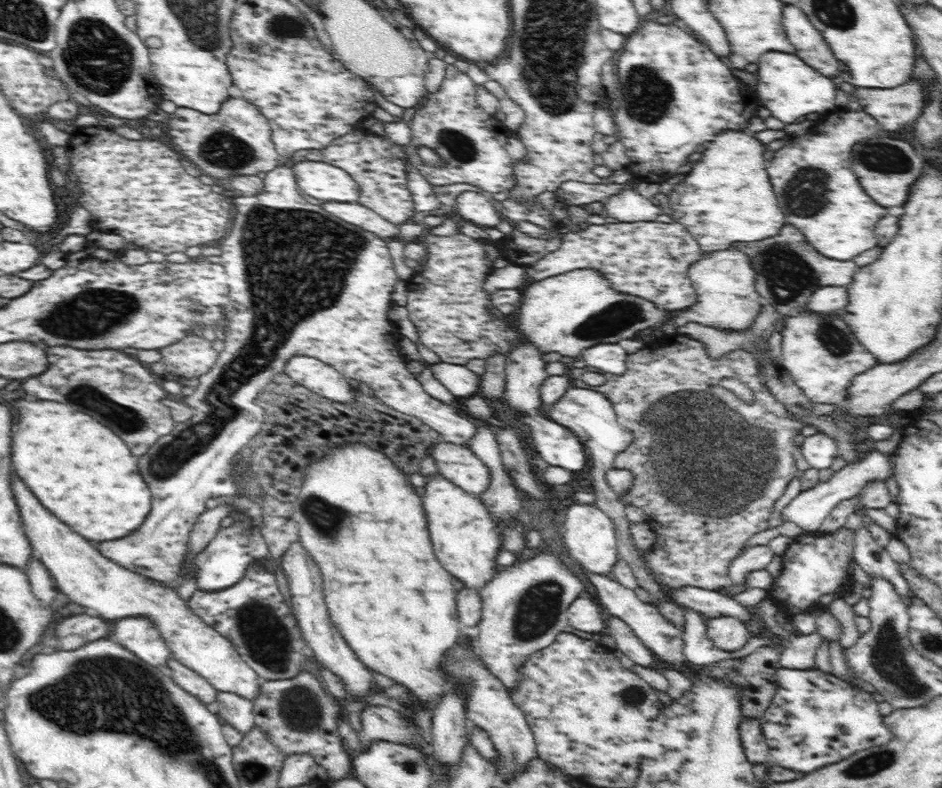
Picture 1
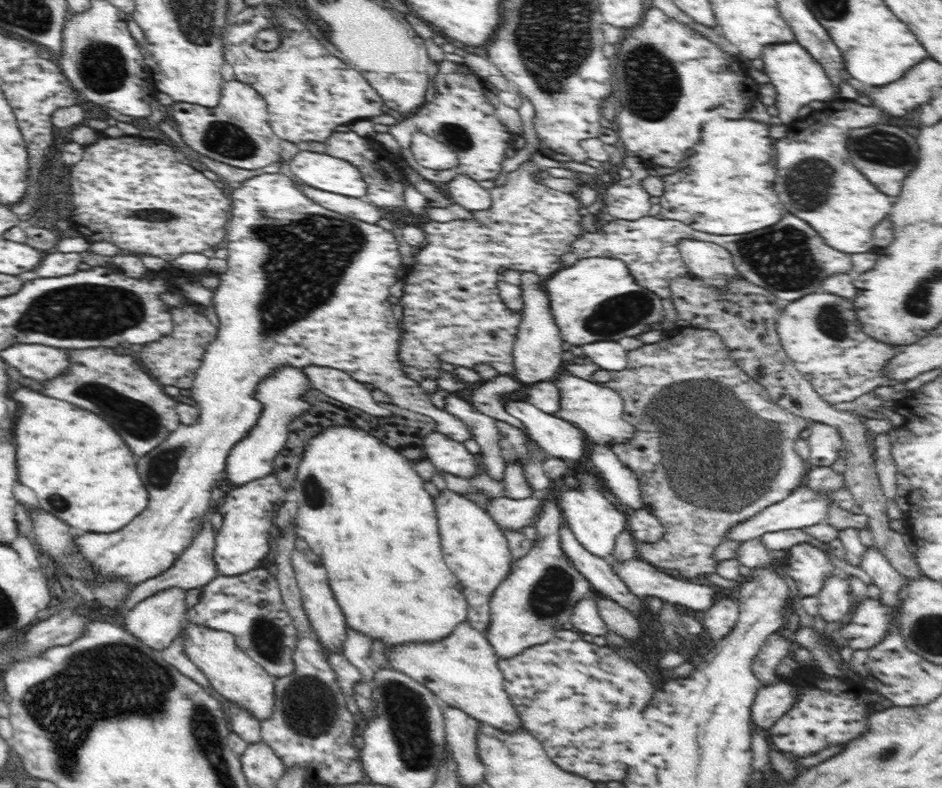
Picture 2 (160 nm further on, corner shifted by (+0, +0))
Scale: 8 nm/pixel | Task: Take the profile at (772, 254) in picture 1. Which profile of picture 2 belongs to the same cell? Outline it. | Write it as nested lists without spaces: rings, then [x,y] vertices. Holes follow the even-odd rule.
[[[784,214],[782,220],[776,226],[768,226],[766,230],[758,230],[758,234],[735,235],[703,233],[690,228],[687,224],[669,219],[658,220],[658,218],[652,216],[646,216],[639,220],[616,219],[610,223],[599,222],[596,232],[588,231],[580,234],[572,242],[572,250],[561,256],[560,261],[562,261],[563,267],[569,267],[578,260],[582,260],[582,258],[593,256],[612,257],[624,261],[636,283],[642,286],[645,291],[652,291],[663,299],[672,299],[673,305],[682,320],[689,322],[692,327],[710,329],[718,334],[722,342],[725,342],[725,346],[729,350],[729,356],[737,362],[737,365],[746,374],[750,375],[750,378],[759,382],[782,408],[788,409],[788,412],[792,415],[805,418],[809,422],[822,422],[822,424],[828,424],[836,428],[840,437],[842,437],[842,446],[847,450],[845,456],[847,459],[846,469],[843,472],[845,486],[852,493],[856,504],[861,507],[860,512],[863,513],[859,514],[868,516],[868,529],[874,537],[875,546],[880,553],[886,556],[886,560],[890,561],[896,571],[904,575],[907,580],[915,579],[922,574],[914,555],[909,551],[908,536],[904,536],[890,527],[891,519],[886,513],[888,499],[886,499],[882,485],[878,480],[878,473],[876,473],[874,464],[875,458],[872,450],[868,448],[868,434],[866,434],[868,429],[863,424],[862,418],[855,413],[850,413],[850,411],[837,410],[816,393],[810,382],[802,377],[794,363],[786,356],[775,330],[775,322],[778,322],[778,315],[783,307],[780,302],[789,303],[806,296],[806,294],[819,293],[826,278],[830,278],[836,273],[853,273],[850,254],[826,246],[826,241],[822,240],[822,237],[818,236],[818,233],[808,226],[804,220],[796,218],[794,214]],[[683,238],[713,242],[729,250],[735,269],[741,272],[744,281],[735,281],[731,285],[730,294],[723,296],[723,294],[712,291],[702,281],[692,277],[677,247],[679,240]]]

